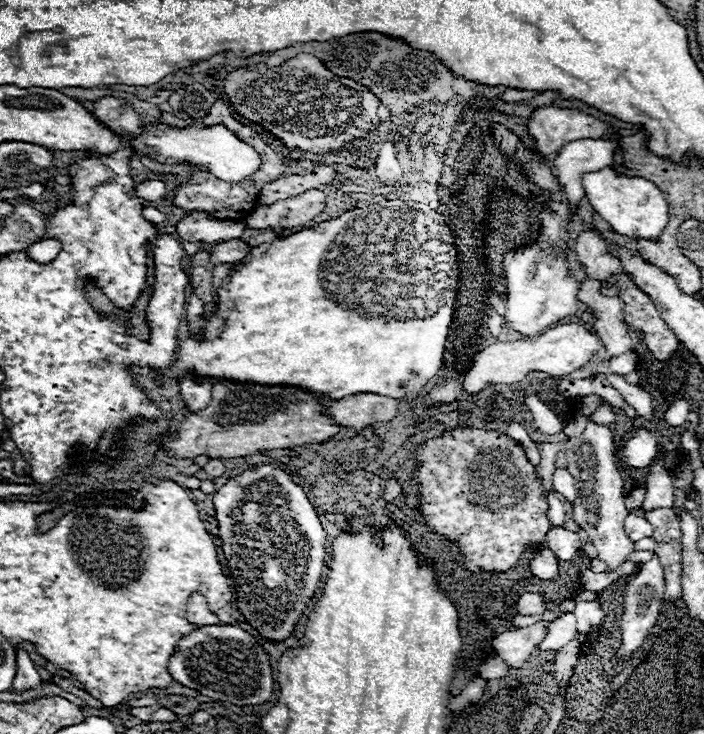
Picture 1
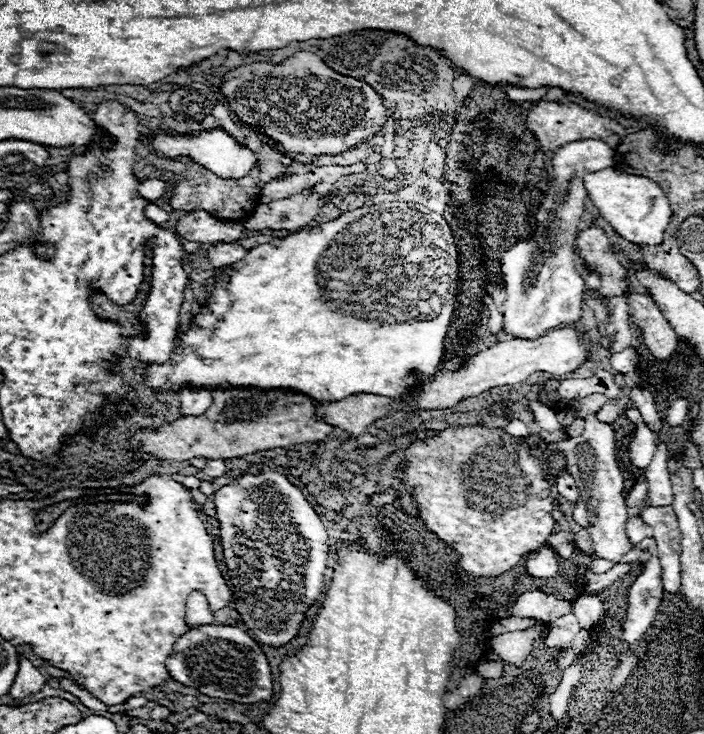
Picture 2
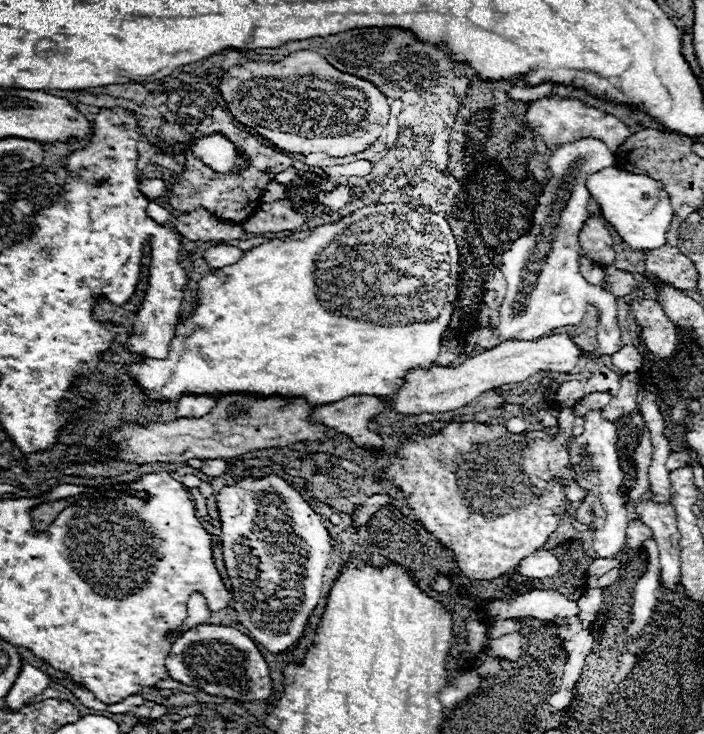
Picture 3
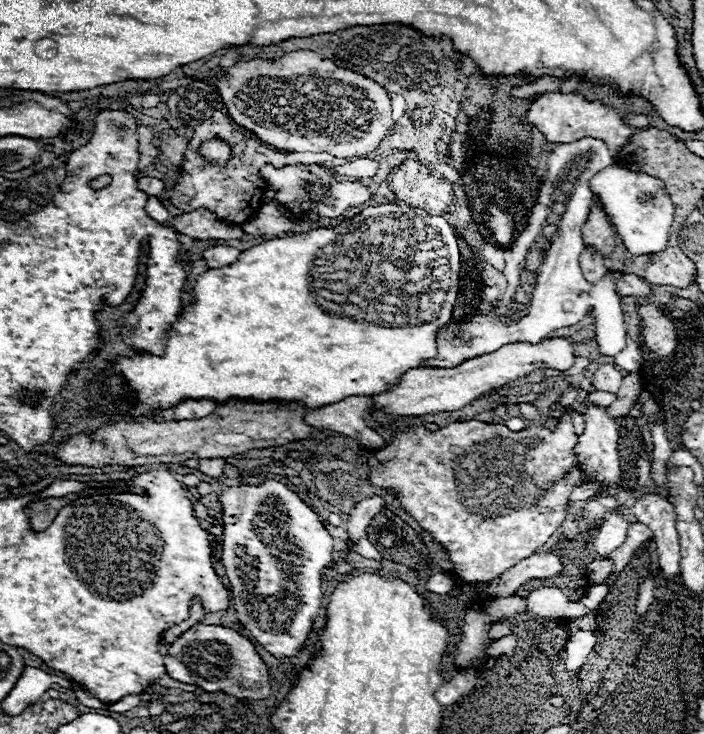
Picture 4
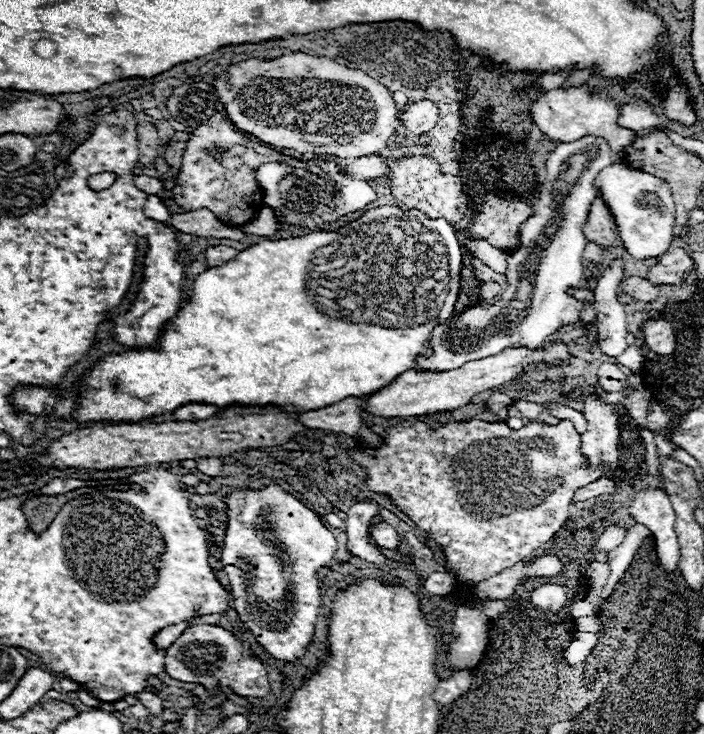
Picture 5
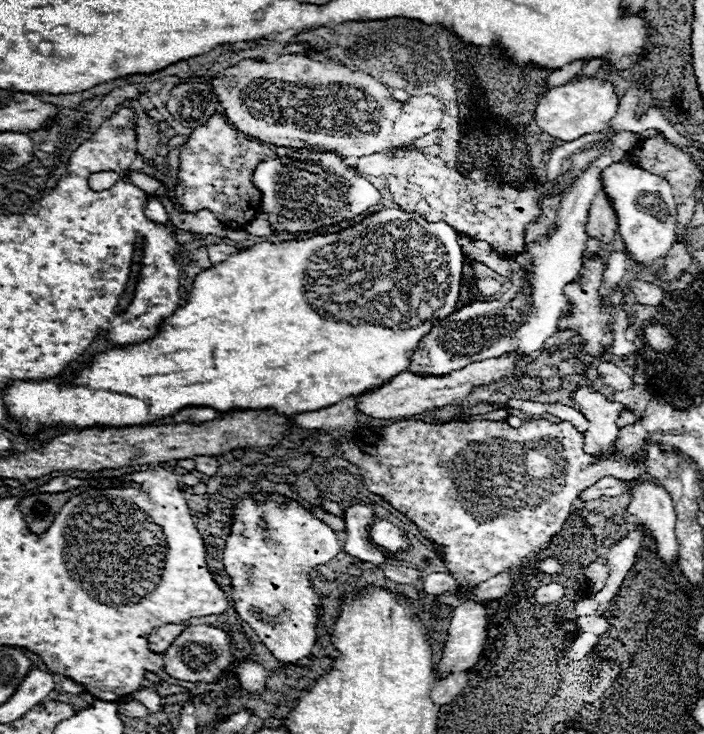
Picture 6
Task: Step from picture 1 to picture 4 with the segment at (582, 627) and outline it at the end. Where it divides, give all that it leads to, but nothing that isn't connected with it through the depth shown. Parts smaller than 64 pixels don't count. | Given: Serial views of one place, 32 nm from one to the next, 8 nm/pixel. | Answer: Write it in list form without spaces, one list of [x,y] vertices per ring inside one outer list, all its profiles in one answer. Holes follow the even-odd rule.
[[[592,586],[592,588],[588,588],[586,596],[580,602],[586,604],[588,608],[592,608],[592,610],[598,610],[604,594],[606,594],[606,586]]]

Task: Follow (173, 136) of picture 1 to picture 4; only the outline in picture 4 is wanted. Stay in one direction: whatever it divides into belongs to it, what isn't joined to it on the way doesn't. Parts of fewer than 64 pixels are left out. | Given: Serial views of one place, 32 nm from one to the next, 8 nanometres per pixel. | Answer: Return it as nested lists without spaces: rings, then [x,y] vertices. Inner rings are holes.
[[[218,140],[206,142],[206,144],[200,148],[200,152],[202,152],[206,158],[214,160],[216,164],[220,164],[220,166],[230,158],[230,146],[226,146],[226,144],[218,142]]]

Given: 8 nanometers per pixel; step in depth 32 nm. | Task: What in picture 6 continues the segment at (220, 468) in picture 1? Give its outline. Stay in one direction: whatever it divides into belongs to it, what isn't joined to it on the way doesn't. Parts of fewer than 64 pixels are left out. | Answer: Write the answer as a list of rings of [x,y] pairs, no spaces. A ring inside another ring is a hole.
[[[198,456],[192,460],[196,462],[196,470],[200,470],[206,476],[214,476],[218,472],[218,460],[214,456]]]

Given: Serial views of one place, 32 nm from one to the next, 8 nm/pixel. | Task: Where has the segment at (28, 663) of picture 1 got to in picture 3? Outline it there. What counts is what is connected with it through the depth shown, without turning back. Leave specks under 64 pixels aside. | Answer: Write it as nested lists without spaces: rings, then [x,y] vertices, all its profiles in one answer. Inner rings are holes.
[[[24,662],[20,676],[14,682],[14,688],[6,696],[6,708],[12,712],[20,710],[22,706],[26,706],[30,702],[30,698],[42,694],[50,686],[50,682],[52,682],[52,678],[48,674],[44,674],[42,670]]]

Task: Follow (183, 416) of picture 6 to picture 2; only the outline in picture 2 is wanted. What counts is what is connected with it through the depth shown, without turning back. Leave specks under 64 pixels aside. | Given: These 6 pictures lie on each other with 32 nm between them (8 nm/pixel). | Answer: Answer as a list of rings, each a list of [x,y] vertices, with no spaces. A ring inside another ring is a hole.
[[[182,390],[180,416],[200,416],[212,406],[212,394],[208,390]]]

